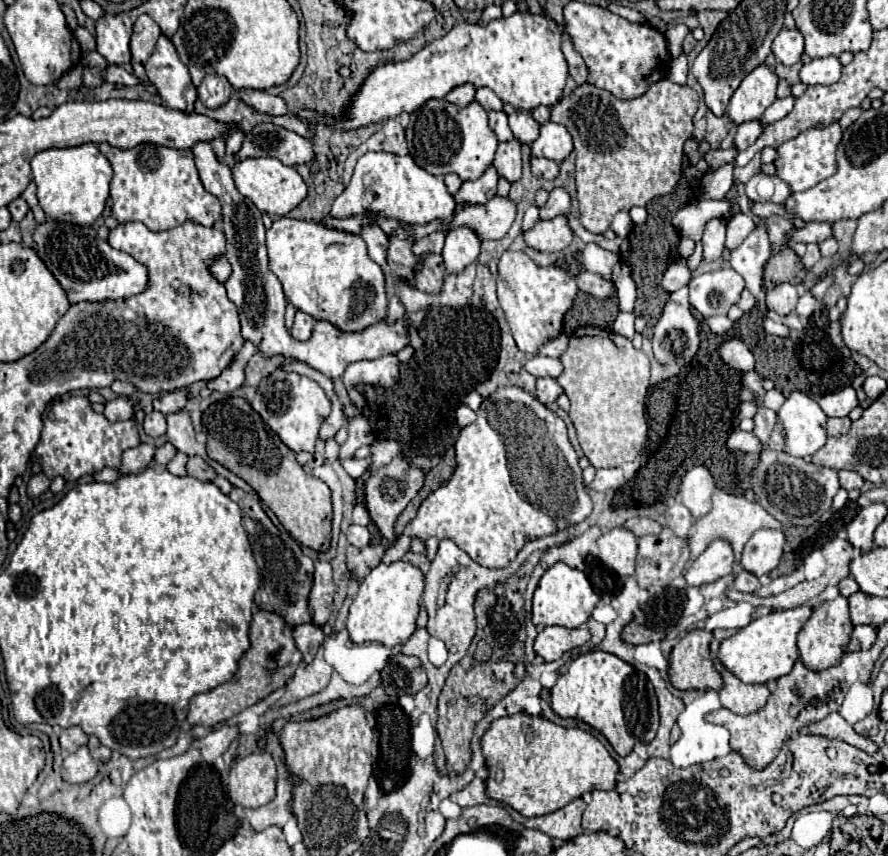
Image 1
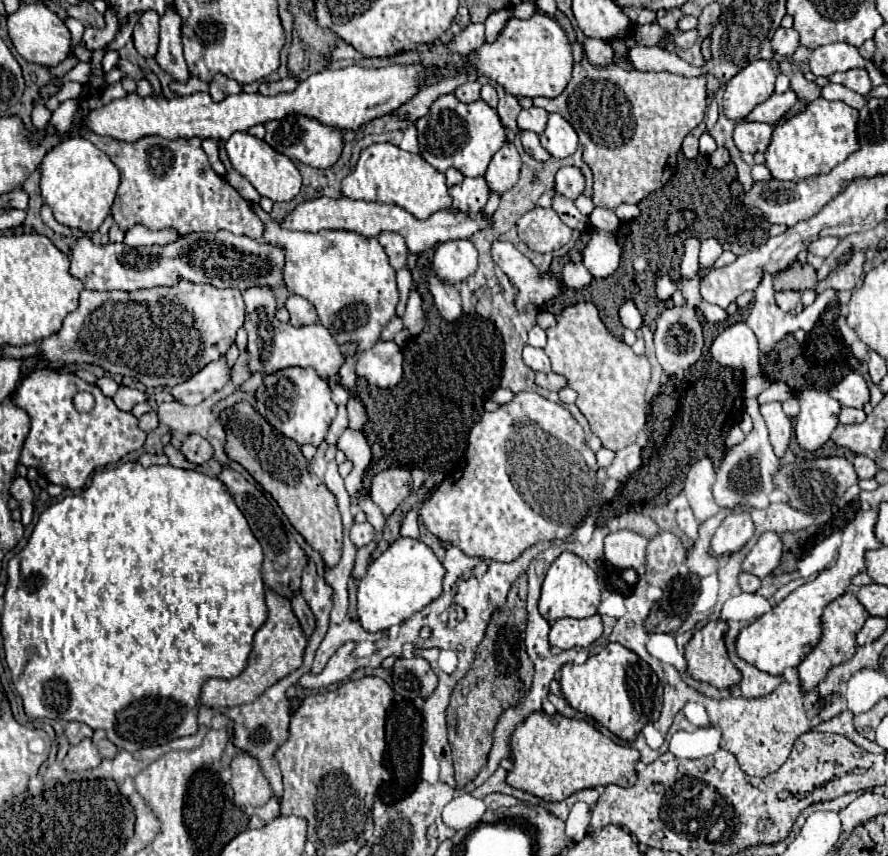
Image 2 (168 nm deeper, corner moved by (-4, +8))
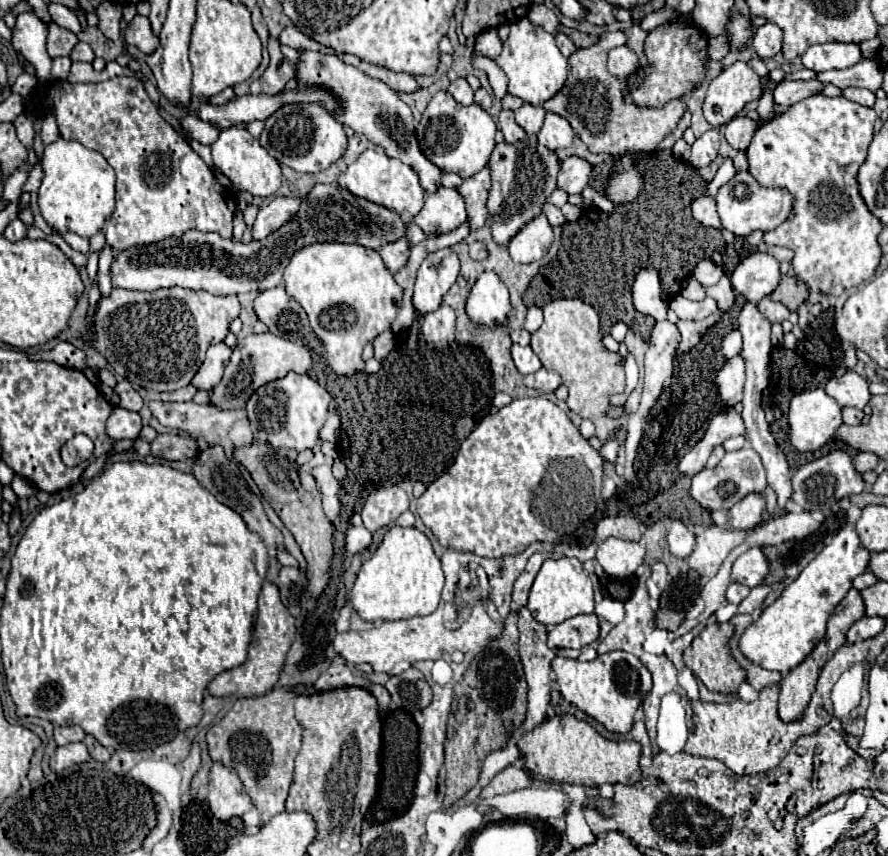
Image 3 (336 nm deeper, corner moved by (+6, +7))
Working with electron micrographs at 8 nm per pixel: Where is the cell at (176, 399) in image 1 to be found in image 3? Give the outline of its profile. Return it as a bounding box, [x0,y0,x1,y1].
[193,343,231,391]

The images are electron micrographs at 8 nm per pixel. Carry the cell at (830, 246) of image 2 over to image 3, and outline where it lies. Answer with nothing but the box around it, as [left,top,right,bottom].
[757,243,793,261]

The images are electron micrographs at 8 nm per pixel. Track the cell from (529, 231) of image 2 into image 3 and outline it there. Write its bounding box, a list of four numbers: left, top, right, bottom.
[509,213,553,263]

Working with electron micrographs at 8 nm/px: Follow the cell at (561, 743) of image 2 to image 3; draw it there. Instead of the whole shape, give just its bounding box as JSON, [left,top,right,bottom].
[519,715,641,787]

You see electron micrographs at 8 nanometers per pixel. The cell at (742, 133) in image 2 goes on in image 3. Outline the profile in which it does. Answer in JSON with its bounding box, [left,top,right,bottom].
[725,117,757,151]

